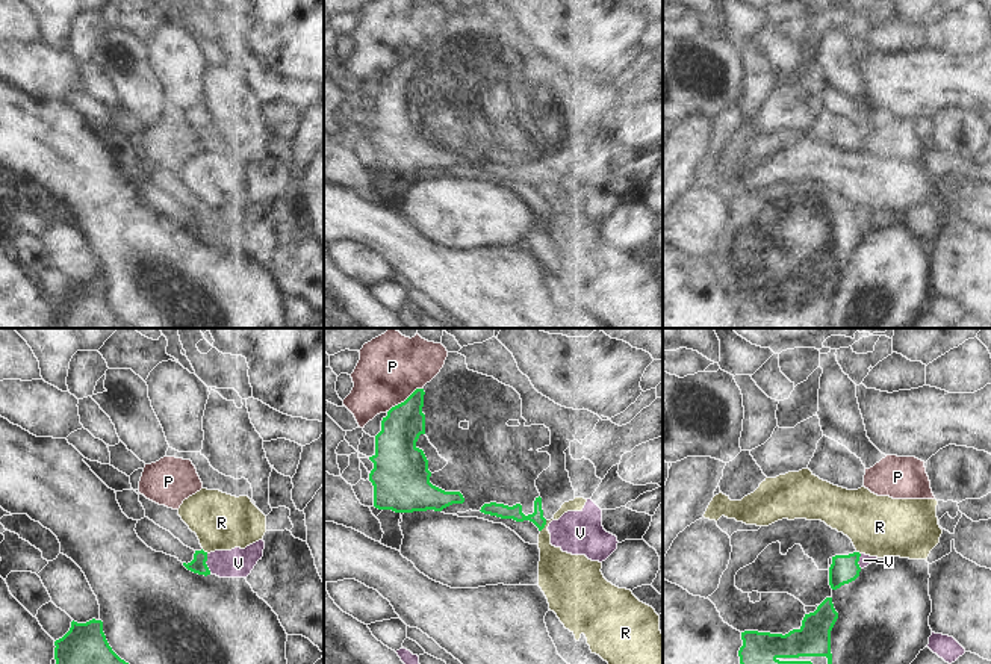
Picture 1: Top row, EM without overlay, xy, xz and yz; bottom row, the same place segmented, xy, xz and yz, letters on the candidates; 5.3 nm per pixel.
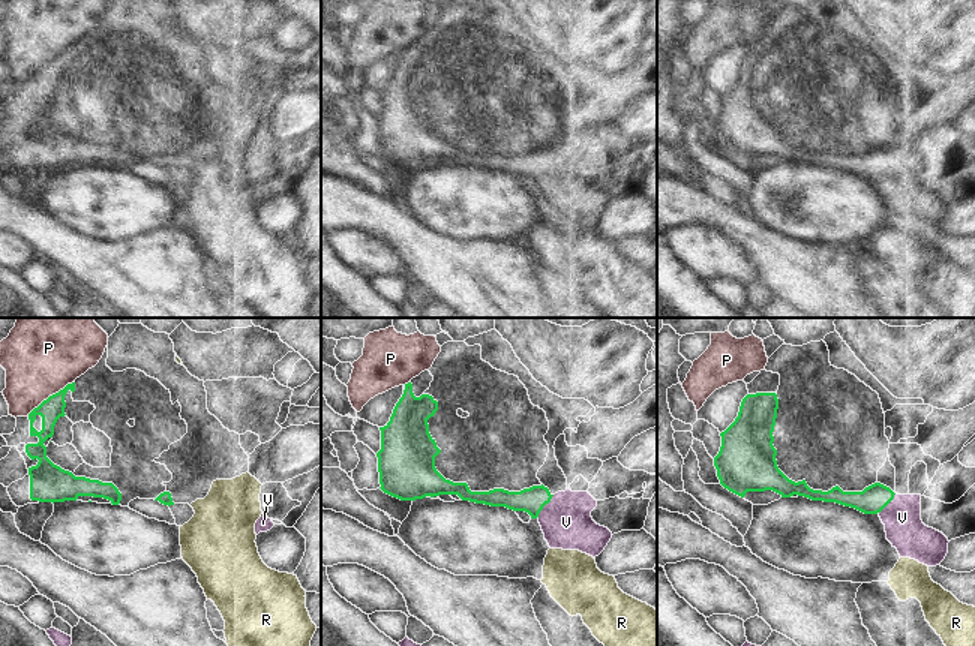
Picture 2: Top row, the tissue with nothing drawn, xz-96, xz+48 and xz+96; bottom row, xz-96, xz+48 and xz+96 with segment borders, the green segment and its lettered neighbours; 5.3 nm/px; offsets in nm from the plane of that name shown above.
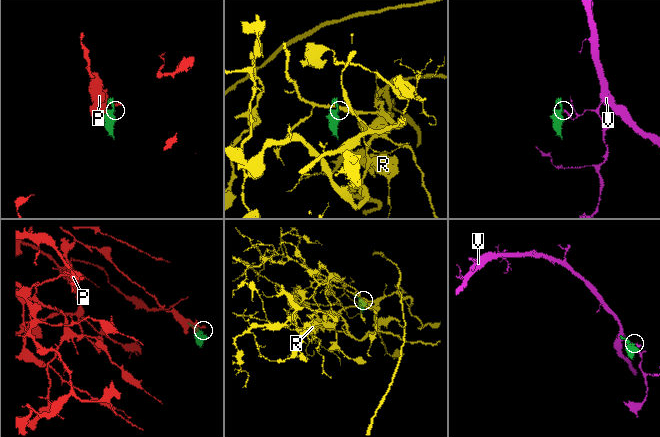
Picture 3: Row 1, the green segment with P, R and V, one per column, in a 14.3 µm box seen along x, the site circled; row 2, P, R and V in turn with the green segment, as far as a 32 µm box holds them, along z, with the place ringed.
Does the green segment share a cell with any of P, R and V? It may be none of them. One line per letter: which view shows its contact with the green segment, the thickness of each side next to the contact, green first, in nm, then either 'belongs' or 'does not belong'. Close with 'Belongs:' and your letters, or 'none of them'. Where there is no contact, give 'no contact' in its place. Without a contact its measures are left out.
P: contact in xz; calibres 220 and 340 nm; does not belong
R: contact in xz; calibres 80 and 220 nm; does not belong
V: contact in xy; calibres 80 and 160 nm; does not belong
Belongs: none of them

